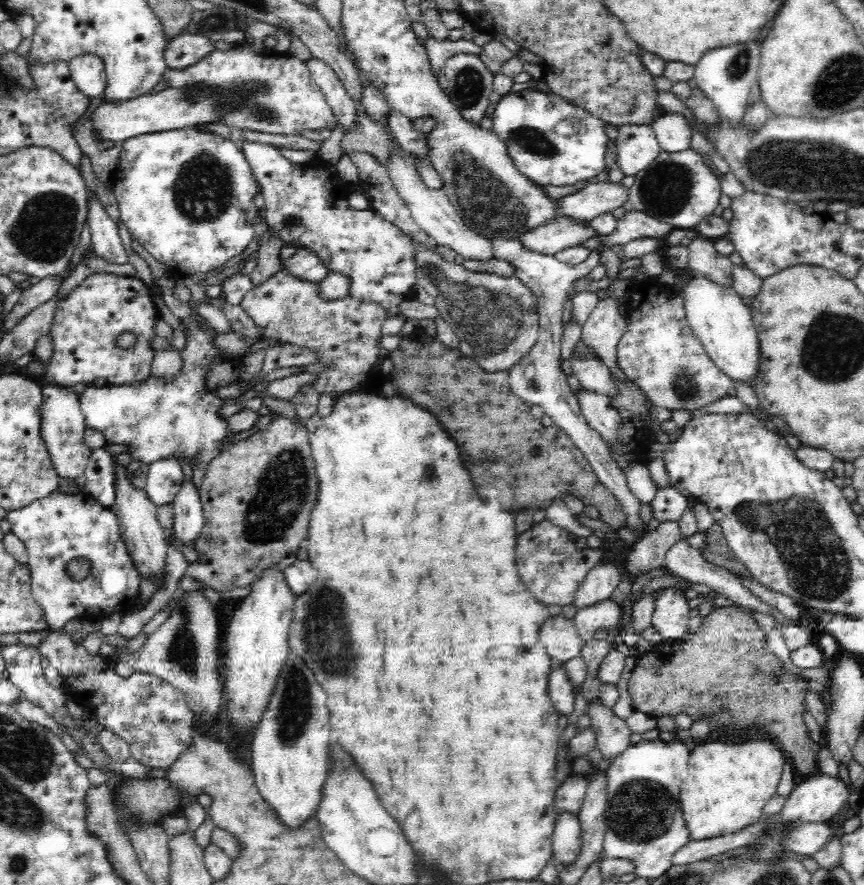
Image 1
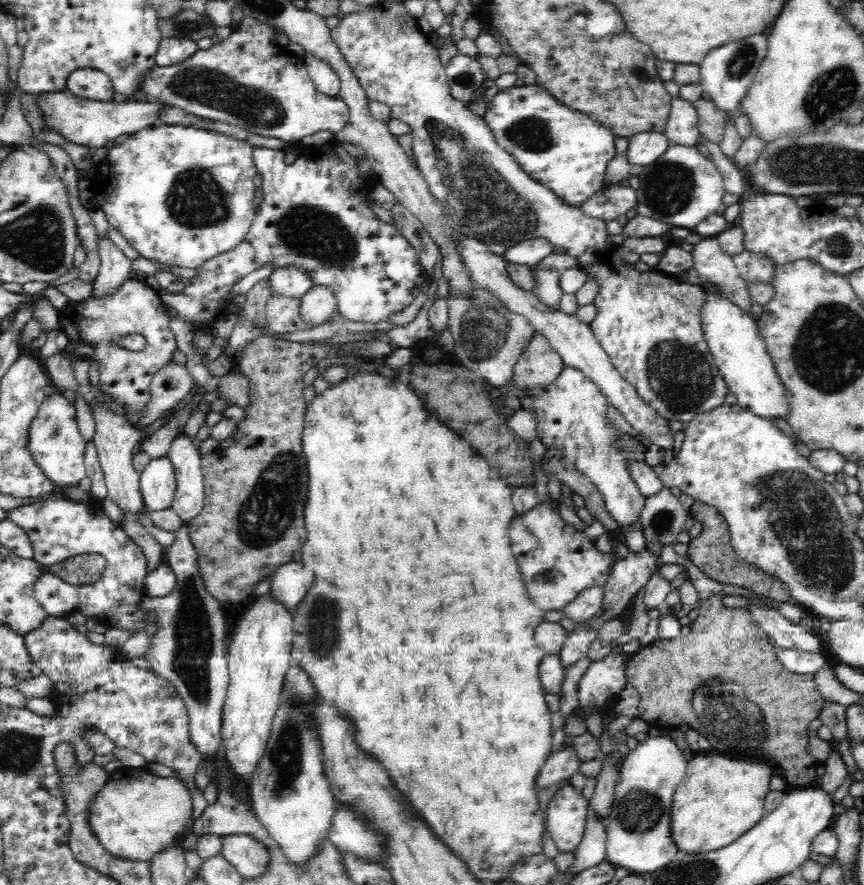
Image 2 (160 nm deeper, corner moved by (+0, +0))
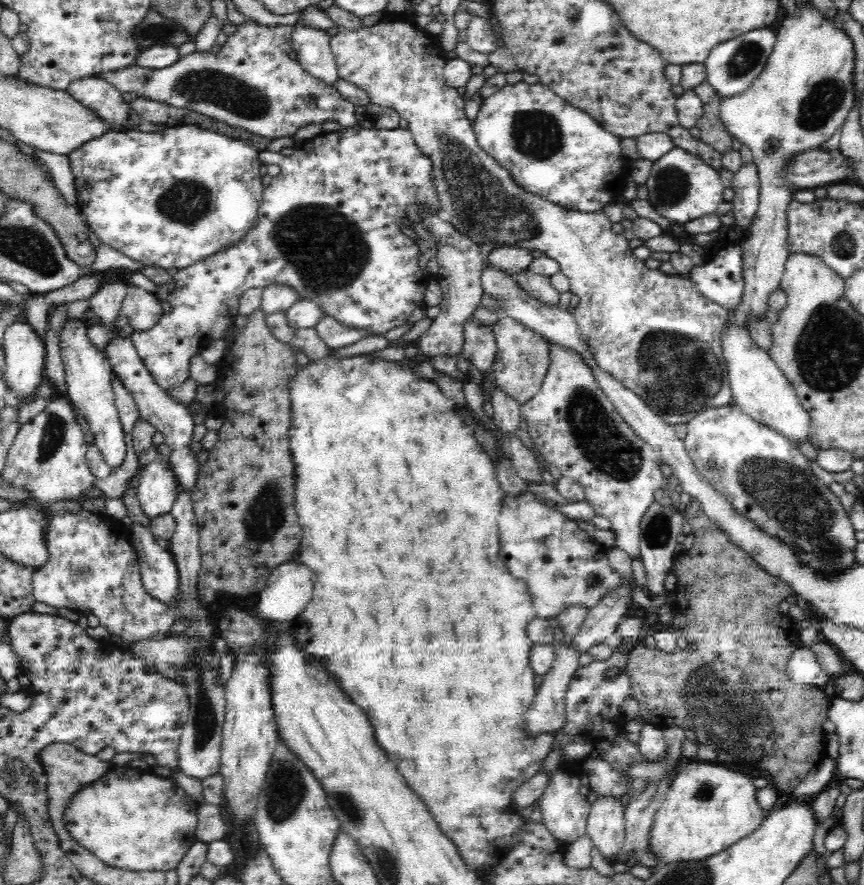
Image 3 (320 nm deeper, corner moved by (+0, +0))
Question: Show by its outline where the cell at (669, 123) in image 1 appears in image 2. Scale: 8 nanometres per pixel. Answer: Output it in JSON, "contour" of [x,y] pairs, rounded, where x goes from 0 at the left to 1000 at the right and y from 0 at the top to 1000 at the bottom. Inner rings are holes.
{"contour":[[[787,110],[779,111],[774,131],[770,148],[774,160],[789,165],[807,165],[808,131],[802,116]]]}

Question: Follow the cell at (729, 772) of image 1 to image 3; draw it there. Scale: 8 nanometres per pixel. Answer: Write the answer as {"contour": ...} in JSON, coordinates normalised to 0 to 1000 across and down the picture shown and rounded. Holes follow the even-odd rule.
{"contour":[[[799,863],[789,870],[784,870],[769,905],[759,915],[757,930],[753,934],[752,956],[758,969],[763,971],[762,980],[773,979],[778,974],[810,973],[825,965],[843,960],[845,956],[863,947],[881,933],[888,919],[878,913],[874,902],[870,879],[861,877],[859,872],[850,872],[836,868],[836,863]]]}

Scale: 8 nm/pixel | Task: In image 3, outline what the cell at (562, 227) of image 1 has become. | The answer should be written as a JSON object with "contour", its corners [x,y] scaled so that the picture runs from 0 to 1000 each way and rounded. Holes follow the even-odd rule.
{"contour":[[[582,278],[569,281],[564,292],[561,299],[567,299],[582,308],[597,313],[606,307],[611,298],[616,296],[613,281]]]}

